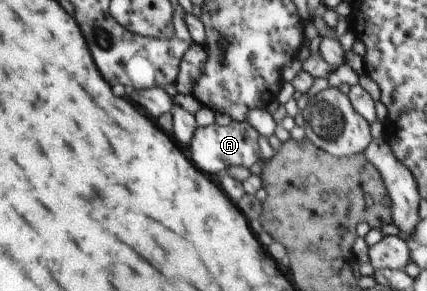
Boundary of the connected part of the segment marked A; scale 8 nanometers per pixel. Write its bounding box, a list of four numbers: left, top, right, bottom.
[190,120,260,175]

